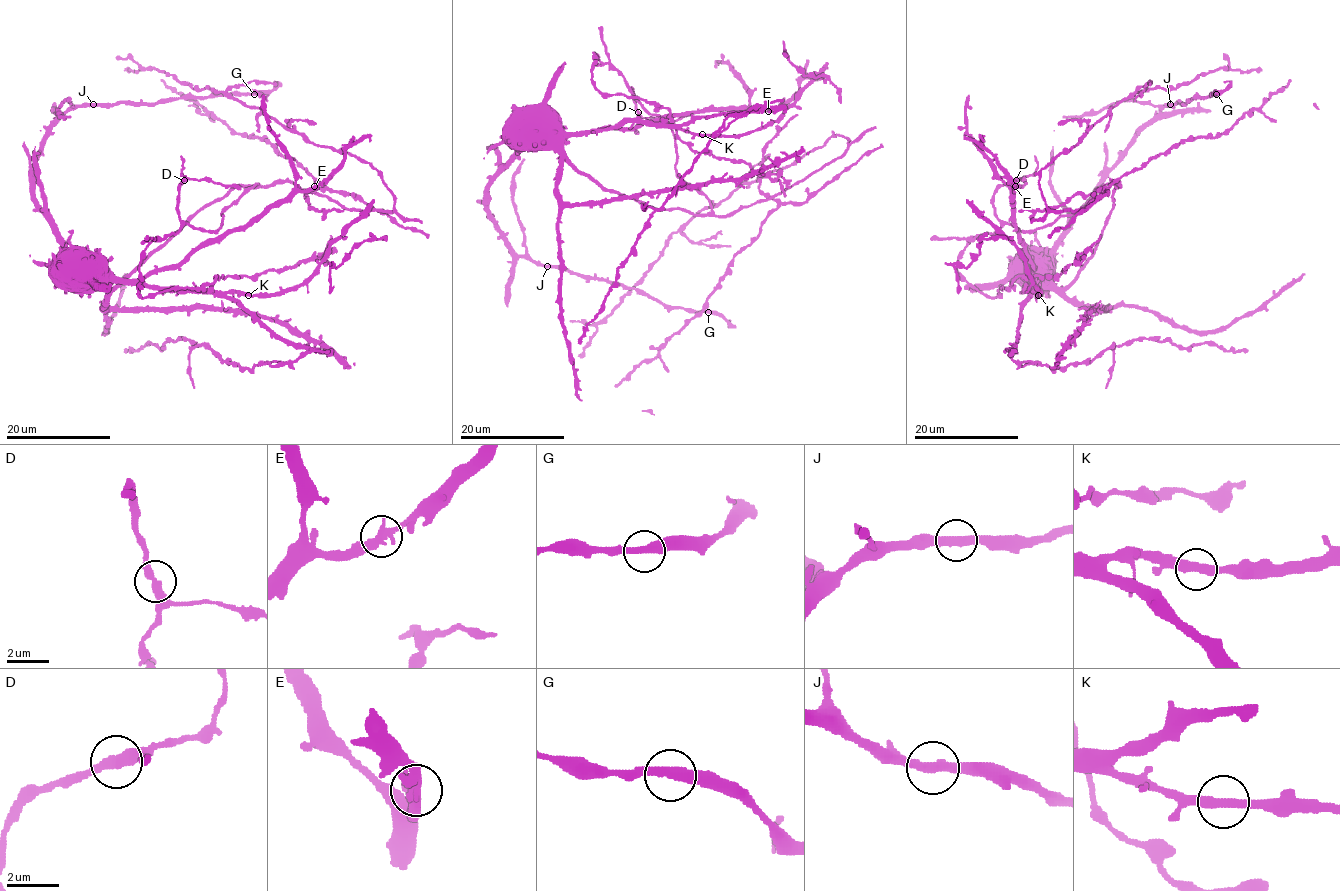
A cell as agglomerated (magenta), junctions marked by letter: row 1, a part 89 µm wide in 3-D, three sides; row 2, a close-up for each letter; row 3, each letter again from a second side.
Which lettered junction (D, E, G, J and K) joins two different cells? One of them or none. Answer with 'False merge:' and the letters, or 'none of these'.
False merge: none of these

